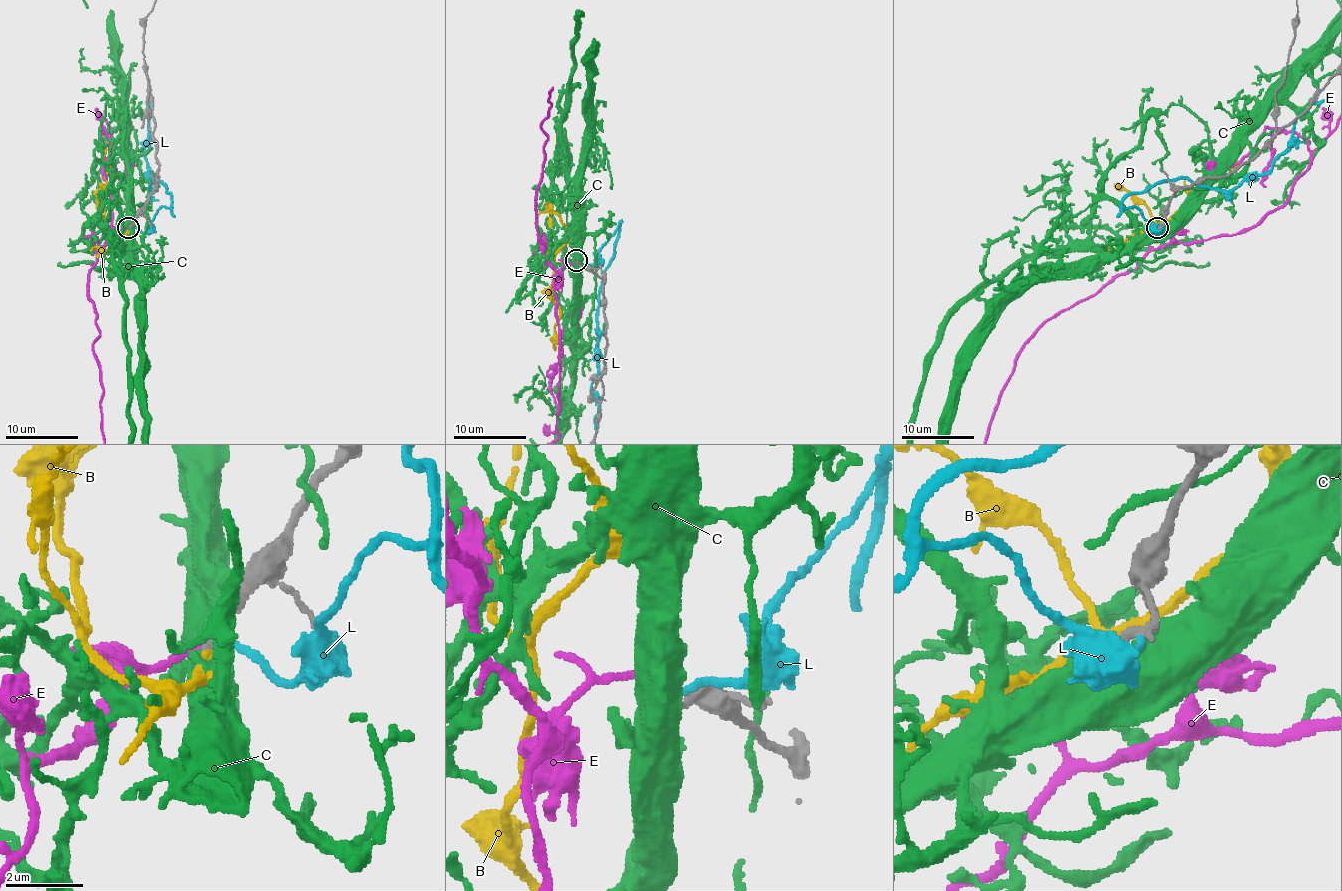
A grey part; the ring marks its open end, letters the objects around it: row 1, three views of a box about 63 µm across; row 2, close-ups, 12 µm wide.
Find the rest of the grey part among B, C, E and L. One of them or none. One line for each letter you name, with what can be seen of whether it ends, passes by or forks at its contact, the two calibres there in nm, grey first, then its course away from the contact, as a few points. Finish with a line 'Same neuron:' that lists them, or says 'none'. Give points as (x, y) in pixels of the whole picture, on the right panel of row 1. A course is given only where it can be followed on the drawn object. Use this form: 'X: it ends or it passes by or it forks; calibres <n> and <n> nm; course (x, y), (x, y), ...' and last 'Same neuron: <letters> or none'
Same neuron: none

